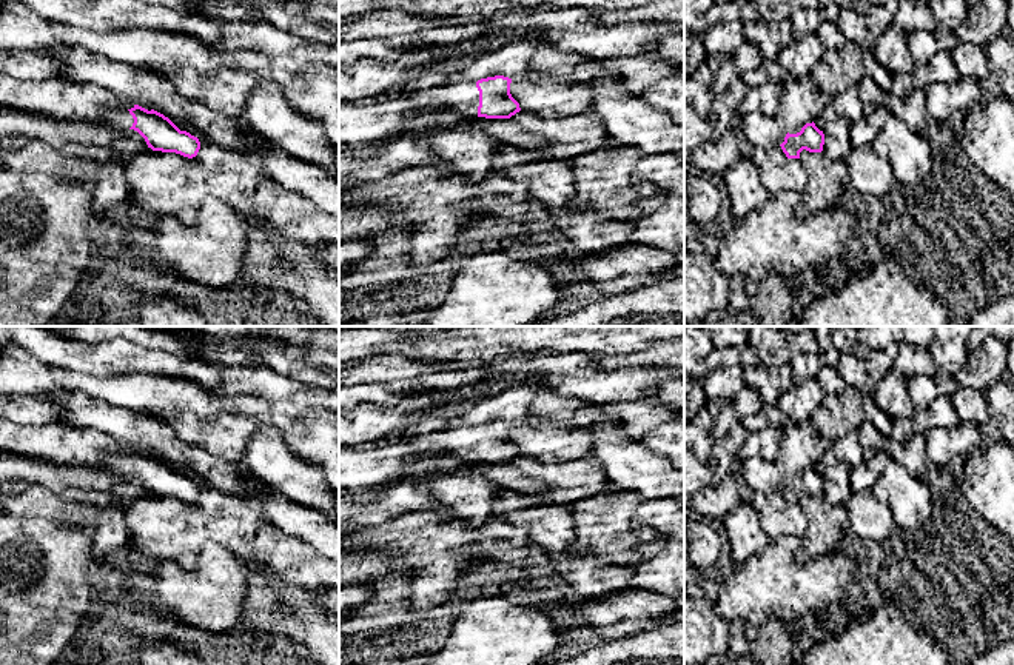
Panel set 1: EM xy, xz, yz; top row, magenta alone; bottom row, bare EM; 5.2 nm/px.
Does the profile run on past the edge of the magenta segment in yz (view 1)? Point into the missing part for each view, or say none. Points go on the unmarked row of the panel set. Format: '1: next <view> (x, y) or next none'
1: next none

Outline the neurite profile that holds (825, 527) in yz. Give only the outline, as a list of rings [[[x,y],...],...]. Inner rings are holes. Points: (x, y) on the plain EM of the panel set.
[[[800,497],[806,517],[798,557],[801,562],[817,560],[835,551],[846,530],[844,508],[828,508],[823,497]]]

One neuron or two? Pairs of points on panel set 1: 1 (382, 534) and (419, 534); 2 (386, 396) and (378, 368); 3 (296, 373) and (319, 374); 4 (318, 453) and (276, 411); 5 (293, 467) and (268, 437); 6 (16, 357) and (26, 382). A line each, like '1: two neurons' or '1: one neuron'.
1: one neuron
2: two neurons
3: one neuron
4: one neuron
5: one neuron
6: one neuron

